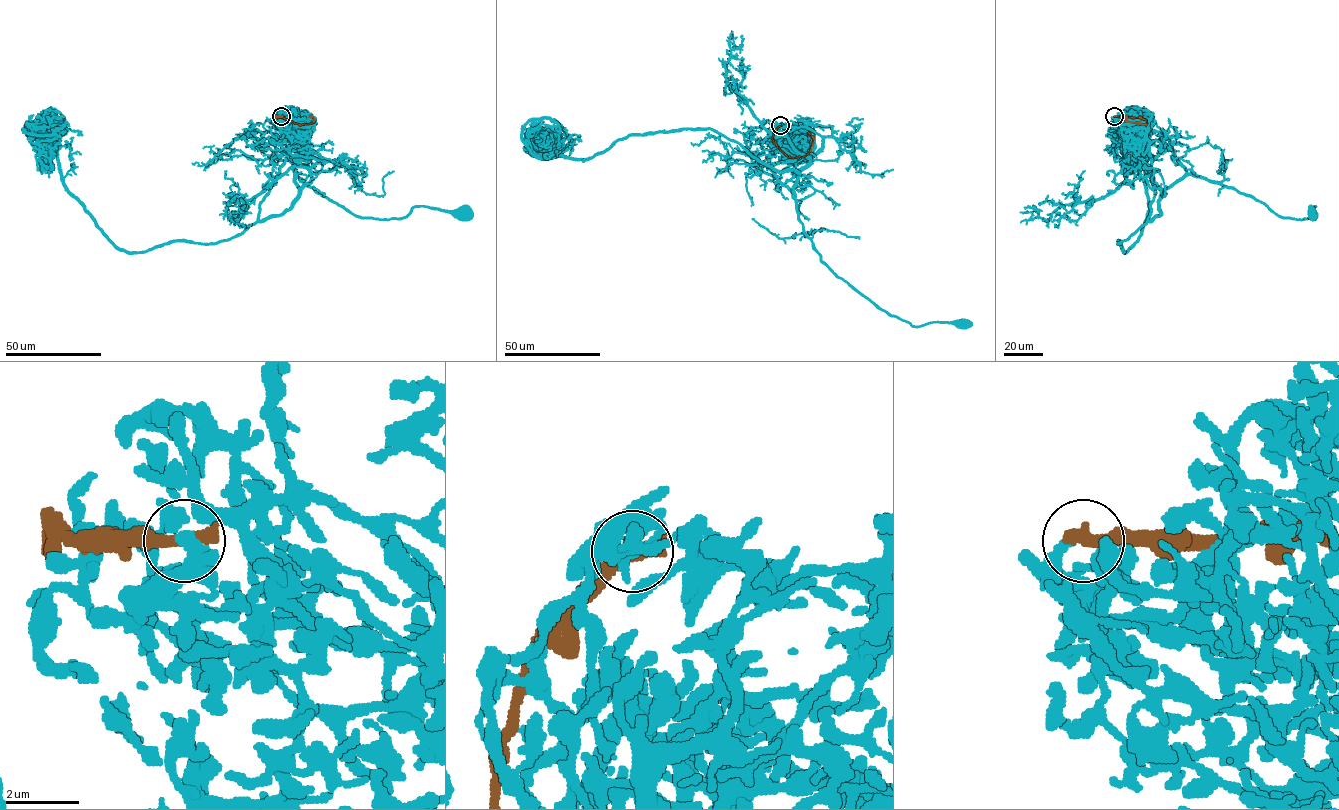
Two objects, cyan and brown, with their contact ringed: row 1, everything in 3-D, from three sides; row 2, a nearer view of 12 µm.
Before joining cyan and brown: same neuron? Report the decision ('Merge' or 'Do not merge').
Do not merge

